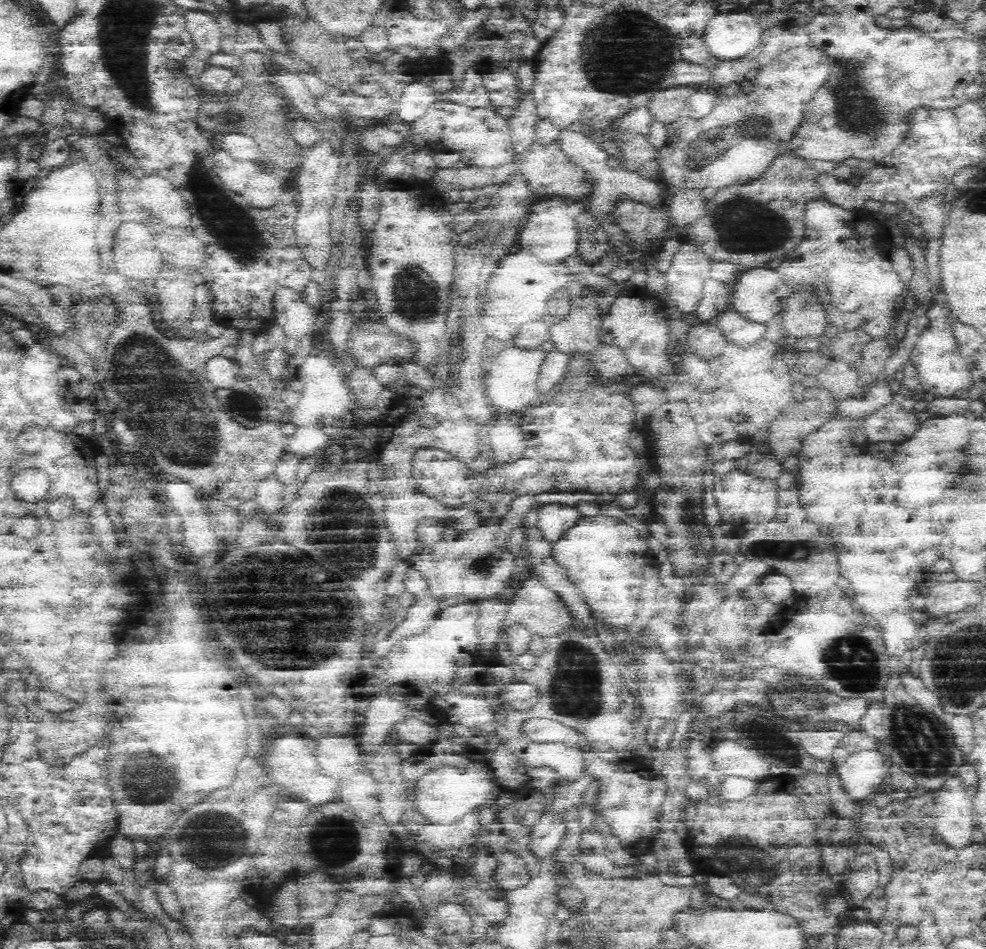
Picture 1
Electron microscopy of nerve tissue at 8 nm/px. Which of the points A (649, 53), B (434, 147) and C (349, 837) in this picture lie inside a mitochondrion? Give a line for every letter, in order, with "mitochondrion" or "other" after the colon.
A: mitochondrion
B: other
C: mitochondrion

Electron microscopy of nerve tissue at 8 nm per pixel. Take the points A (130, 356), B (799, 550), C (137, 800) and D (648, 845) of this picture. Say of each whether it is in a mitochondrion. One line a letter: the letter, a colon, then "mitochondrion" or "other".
A: mitochondrion
B: mitochondrion
C: mitochondrion
D: other

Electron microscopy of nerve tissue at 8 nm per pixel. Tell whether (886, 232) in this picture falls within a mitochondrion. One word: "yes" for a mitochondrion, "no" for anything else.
no

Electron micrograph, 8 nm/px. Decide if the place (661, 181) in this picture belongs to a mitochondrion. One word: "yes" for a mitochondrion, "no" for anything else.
no

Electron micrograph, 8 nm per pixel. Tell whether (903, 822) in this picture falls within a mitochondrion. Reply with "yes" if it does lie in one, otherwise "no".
no

